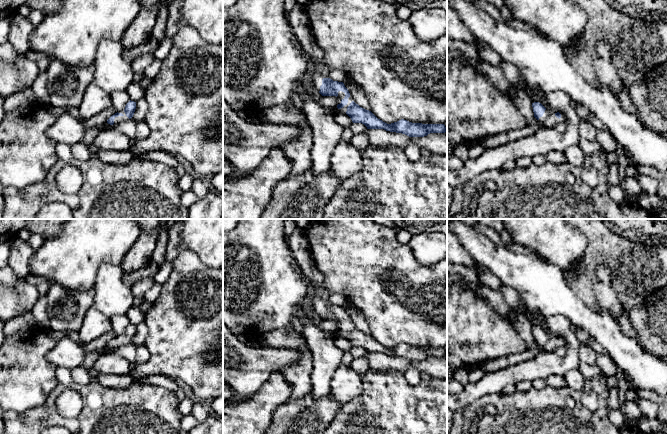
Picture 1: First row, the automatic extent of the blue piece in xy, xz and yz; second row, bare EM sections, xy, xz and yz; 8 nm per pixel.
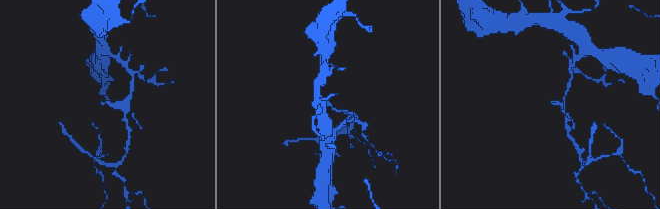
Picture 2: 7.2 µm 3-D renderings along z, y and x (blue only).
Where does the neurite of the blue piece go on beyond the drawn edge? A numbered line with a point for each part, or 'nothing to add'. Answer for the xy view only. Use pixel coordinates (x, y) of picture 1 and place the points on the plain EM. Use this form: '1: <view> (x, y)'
1: xy (119, 343)

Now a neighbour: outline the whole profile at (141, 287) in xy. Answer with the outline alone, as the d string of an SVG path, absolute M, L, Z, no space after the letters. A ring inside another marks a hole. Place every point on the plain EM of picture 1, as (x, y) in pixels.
M147 278L141 281L138 281L131 287L131 290L134 294L134 297L143 297L144 294L149 290L149 288L155 283L154 278Z

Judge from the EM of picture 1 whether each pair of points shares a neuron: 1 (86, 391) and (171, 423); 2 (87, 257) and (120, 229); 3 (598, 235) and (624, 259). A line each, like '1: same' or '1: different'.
1: same
2: same
3: same

